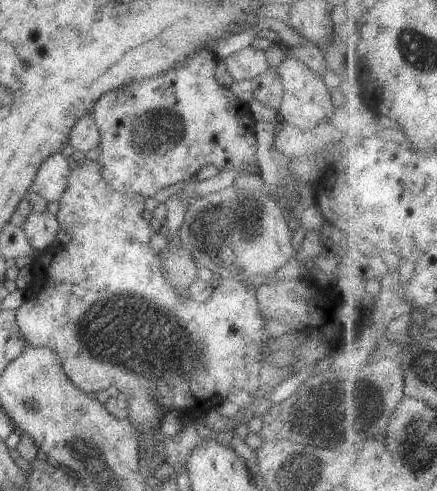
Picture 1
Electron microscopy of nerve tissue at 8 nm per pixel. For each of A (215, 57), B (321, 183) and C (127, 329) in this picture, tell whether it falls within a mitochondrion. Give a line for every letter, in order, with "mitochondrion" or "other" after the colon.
A: other
B: other
C: mitochondrion

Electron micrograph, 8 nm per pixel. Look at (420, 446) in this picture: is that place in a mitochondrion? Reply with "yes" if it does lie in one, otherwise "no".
yes

